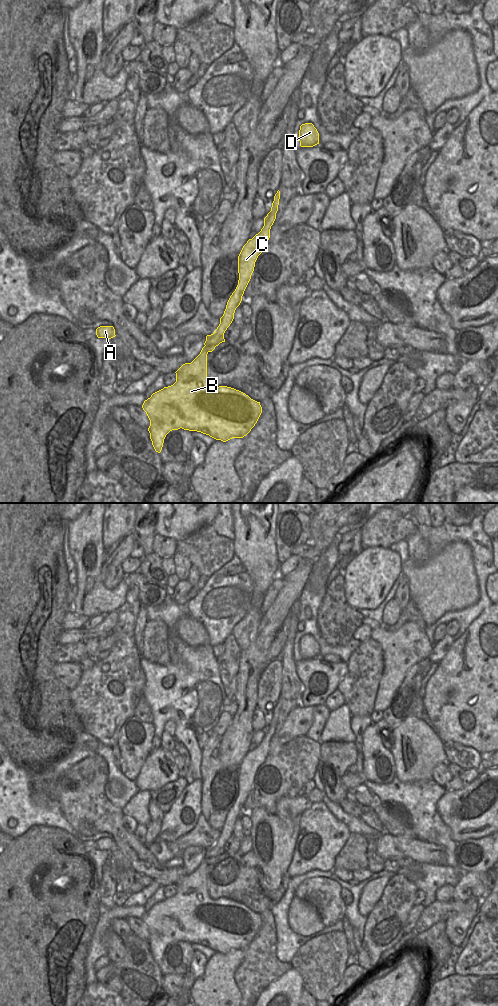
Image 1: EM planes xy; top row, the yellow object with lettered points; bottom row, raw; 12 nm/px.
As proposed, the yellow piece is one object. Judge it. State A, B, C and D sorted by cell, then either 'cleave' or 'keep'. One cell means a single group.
groups A B / C D; cleave

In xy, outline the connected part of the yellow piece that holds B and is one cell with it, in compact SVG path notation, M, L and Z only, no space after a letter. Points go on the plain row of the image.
M204 858L200 866L191 874L183 876L176 885L176 894L168 899L153 905L150 910L144 913L142 920L146 924L150 938L148 943L150 951L156 964L160 965L166 947L172 942L180 940L189 943L197 943L210 949L226 954L232 950L243 950L257 935L262 919L260 914L251 911L245 905L227 898L213 899L207 891L207 866Z

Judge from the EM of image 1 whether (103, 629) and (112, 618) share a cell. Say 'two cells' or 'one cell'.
one cell

